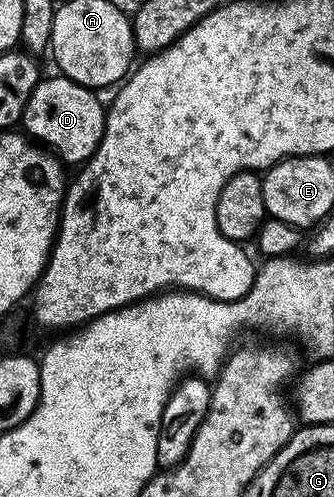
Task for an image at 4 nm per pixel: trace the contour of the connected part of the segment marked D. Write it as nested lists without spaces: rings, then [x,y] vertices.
[[[61,75],[53,76],[47,81],[46,78],[39,80],[24,107],[20,125],[35,142],[53,153],[59,162],[78,167],[98,150],[106,126],[107,110],[98,102],[99,94],[95,90]]]

